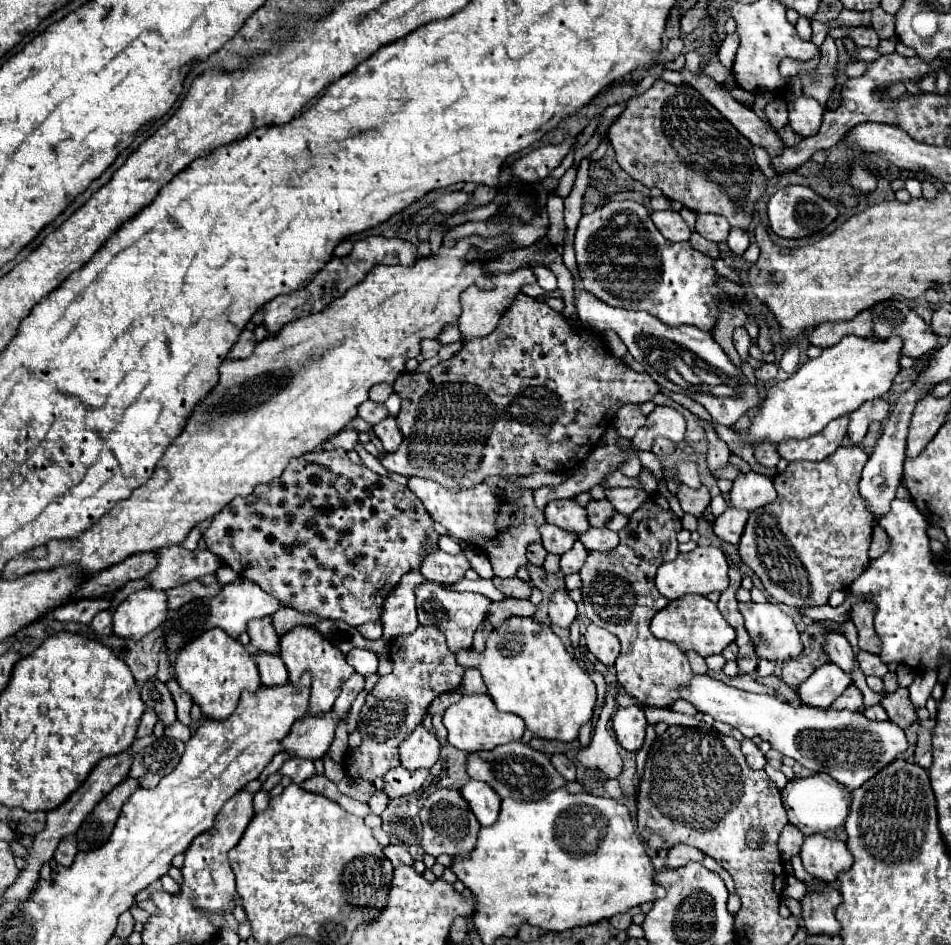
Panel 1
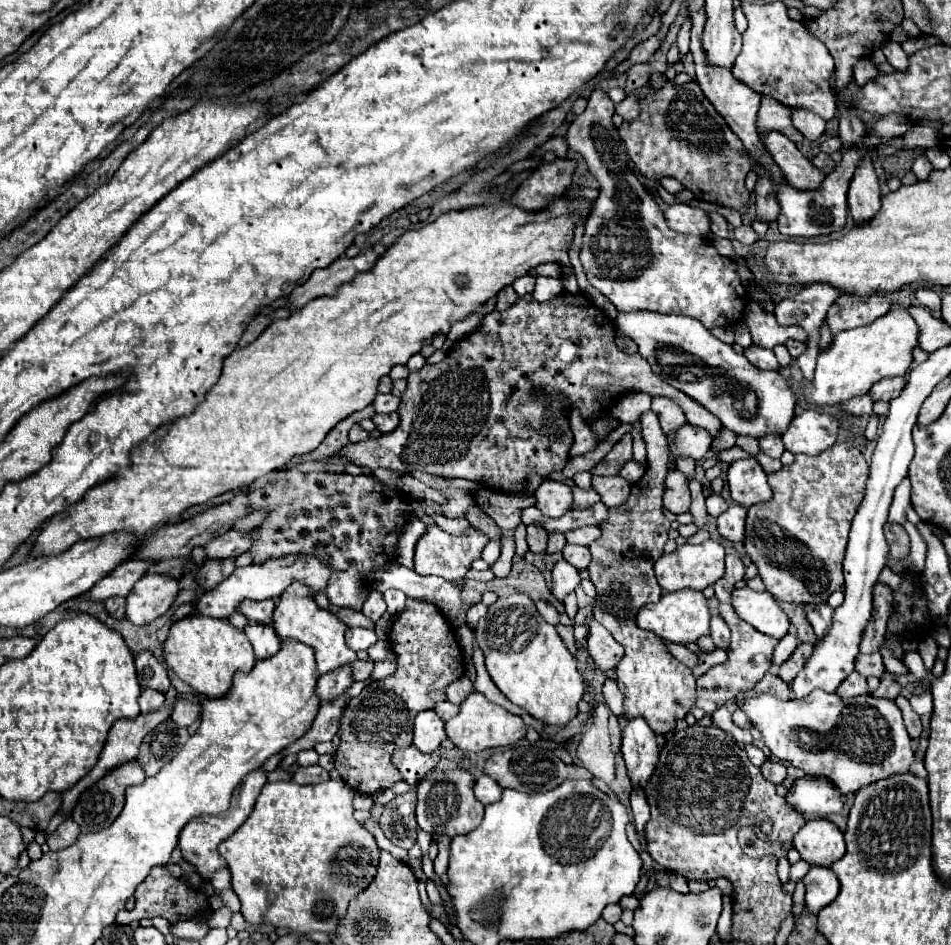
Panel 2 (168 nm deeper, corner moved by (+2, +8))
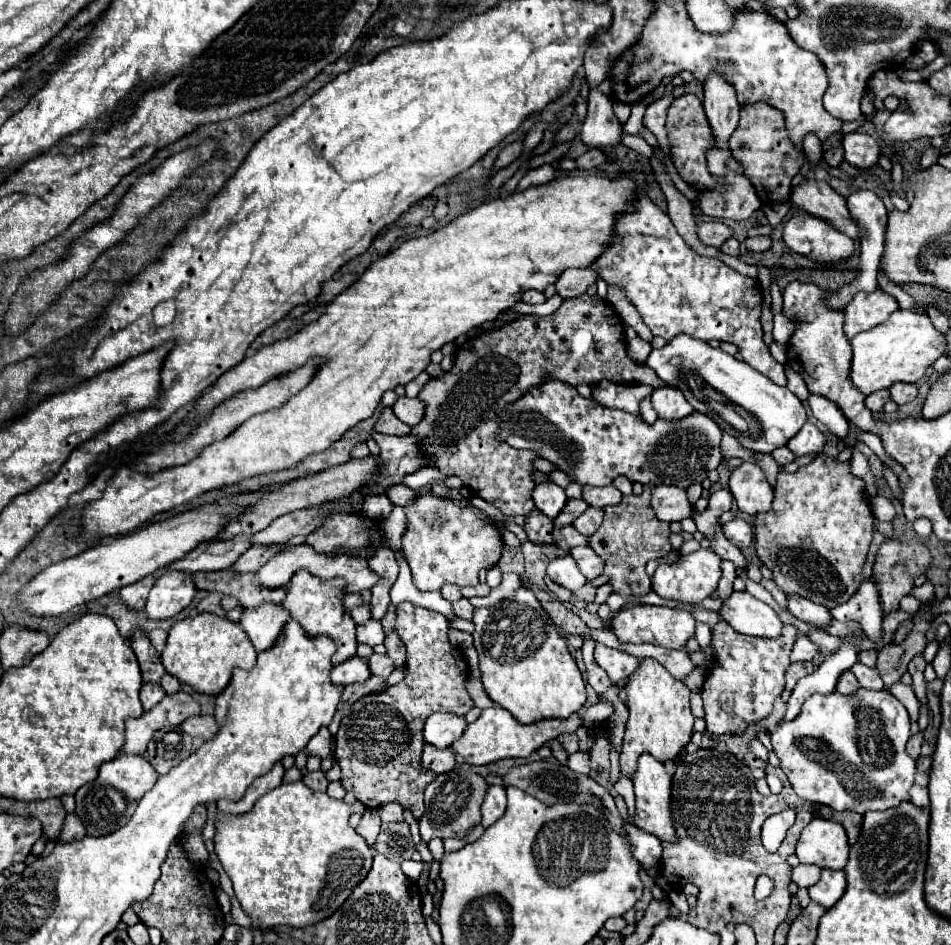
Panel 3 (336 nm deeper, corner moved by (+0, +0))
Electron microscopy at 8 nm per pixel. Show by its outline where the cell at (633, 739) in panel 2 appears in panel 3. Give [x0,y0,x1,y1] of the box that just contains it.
[633,753,673,841]

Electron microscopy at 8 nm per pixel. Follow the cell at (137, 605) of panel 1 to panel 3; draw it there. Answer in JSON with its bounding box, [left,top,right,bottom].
[143,571,197,621]

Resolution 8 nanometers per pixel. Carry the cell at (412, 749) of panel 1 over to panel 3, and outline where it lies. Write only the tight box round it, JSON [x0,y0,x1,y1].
[423,713,467,749]

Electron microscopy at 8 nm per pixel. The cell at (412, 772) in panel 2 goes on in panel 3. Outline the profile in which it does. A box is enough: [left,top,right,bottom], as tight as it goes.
[421,745,455,773]

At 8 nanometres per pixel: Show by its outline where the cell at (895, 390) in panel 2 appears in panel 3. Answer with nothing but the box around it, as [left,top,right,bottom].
[889,383,917,405]

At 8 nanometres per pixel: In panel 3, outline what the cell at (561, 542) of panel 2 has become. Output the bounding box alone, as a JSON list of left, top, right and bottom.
[553,499,589,529]

